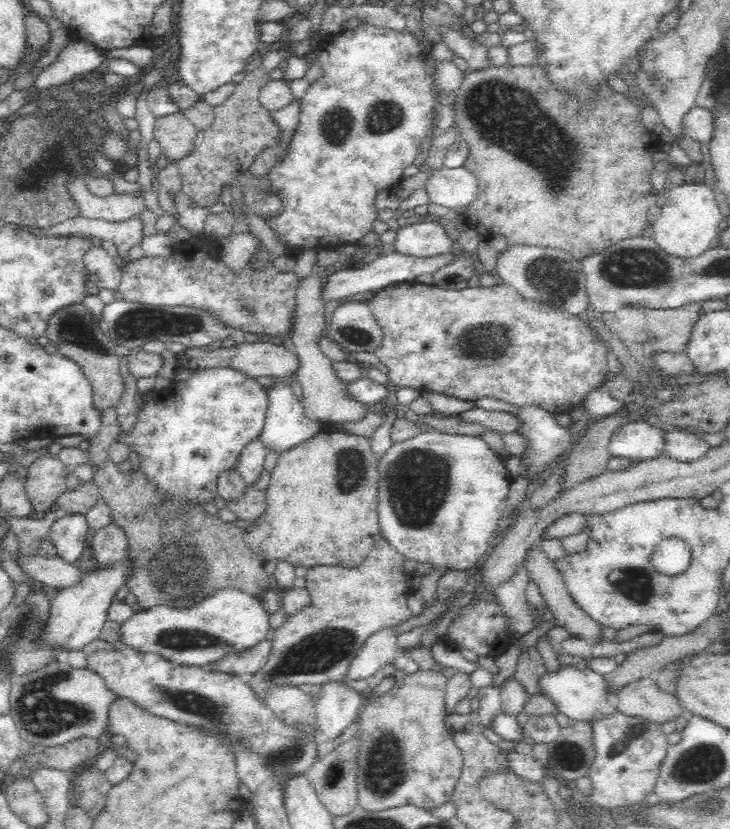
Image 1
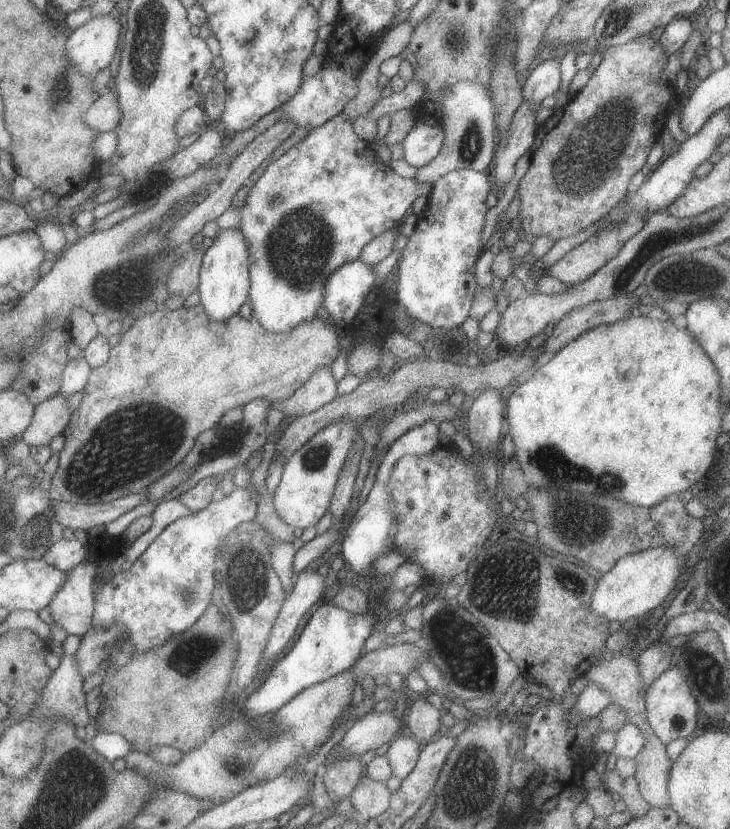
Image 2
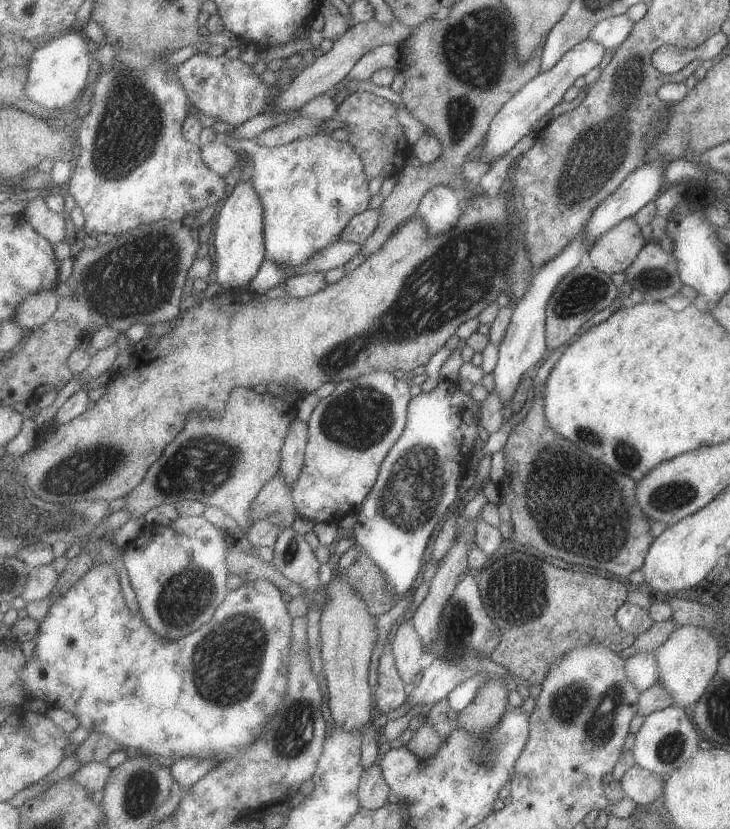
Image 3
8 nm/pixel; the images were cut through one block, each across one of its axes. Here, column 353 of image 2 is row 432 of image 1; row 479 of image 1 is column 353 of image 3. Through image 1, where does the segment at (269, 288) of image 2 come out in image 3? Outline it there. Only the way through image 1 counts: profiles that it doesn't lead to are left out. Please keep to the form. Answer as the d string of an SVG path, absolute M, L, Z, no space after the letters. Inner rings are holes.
M331 135L306 136L279 147L262 146L256 140L240 140L240 148L252 148L255 171L254 180L267 209L268 258L296 275L304 273L304 266L324 248L342 239L344 230L359 214L372 204L371 182L368 180L363 156L347 141L336 140Z

